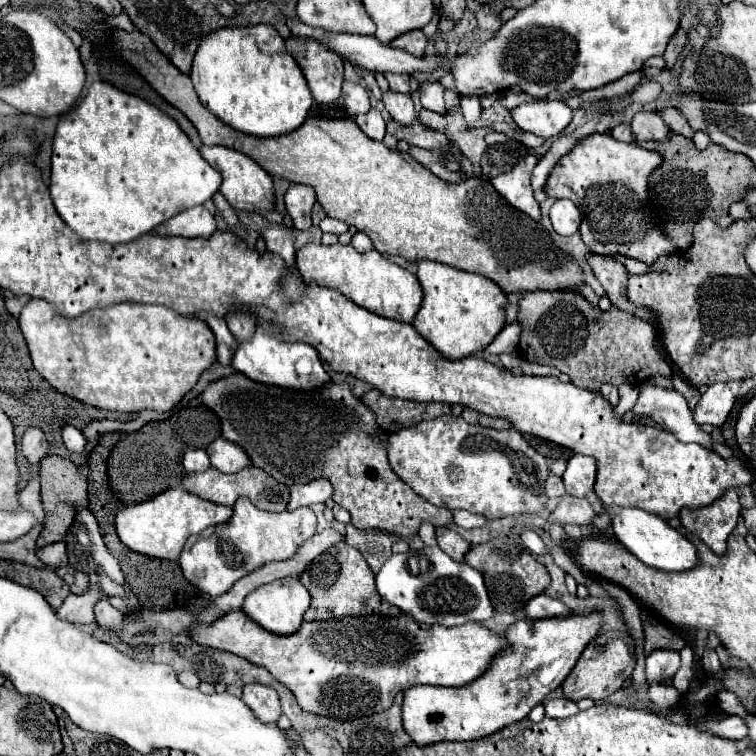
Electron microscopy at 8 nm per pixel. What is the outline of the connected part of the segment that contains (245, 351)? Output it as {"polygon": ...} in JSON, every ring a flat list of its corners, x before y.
{"polygon":[[259,325,251,341,239,343,233,355,233,367,253,381,275,385,275,387,285,387,285,389,313,391,313,389,323,389,331,381,329,373,321,365,317,351,311,345,281,341,281,335,277,327,273,325]]}

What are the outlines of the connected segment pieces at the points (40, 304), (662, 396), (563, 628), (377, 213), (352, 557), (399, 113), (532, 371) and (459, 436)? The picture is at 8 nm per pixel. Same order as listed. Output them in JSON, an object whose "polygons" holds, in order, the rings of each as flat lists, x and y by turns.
{"polygons":[[[31,299,19,315,19,327,27,341,35,369,57,391,105,411,169,411,195,387,201,373,217,359,217,345,209,325,201,319,183,317,163,305,119,303,83,313,75,319,67,319,61,317,51,303,43,299]],[[647,379,641,385,641,393,633,411,635,415,651,417,663,429,675,433,681,441,711,447,711,435,699,429,699,425,691,417,691,409,685,397,675,389,657,387,651,379]],[[571,613,569,617,549,617,549,619,523,619,513,623,503,635,509,643,509,651,501,651,497,659,489,665,489,671,475,679,467,687,411,687,405,691,403,701,403,727,411,735,411,741,417,745,431,745,439,741,475,741,483,739,511,723,523,721,529,711,539,705,555,687,559,687,565,677,575,667,581,651,587,643,599,633,603,615,593,613]],[[113,29,111,35,111,47,119,53,119,57,125,57,125,63,129,63,165,101,169,101,173,107,177,107,189,121,197,127,201,141,205,145,223,145,235,151,245,153,253,161,257,161,269,175,287,179,289,183,303,183,315,189,317,201,327,213,327,217,339,219,347,225,357,227,357,231,363,231,371,237,373,247,379,253,399,255,407,261,441,261,445,265,451,265,455,269,463,269,467,273,479,273,483,277,489,277,495,281,505,293,515,291,537,291,537,289,577,289,583,283,583,273,577,267,575,259,569,253,563,253,547,235,545,227,525,213,511,207,489,181,483,181,479,177,469,177,461,183,447,183,439,177,435,177,429,169,425,169,421,163,417,163,411,155,395,149,385,147,379,141,373,141,363,135,363,131,353,123,353,119,327,119,327,117,309,117,305,119,303,127,293,131,293,135,277,135,277,139,257,139,253,135,241,135,241,131,233,131,227,123,221,123,199,99,193,91,191,79,187,75,181,75,161,51,157,51,155,43,141,31,123,31]],[[345,541,333,545,329,551,321,553,313,563,303,571,301,583,311,593,311,607,305,611,305,621,323,621,345,615,385,615,397,617,401,611,383,601,375,589,375,577,369,569,365,557]],[[387,91,383,93,383,105,389,115,401,125,409,125,415,121,415,109,409,95,397,95,395,91]],[[523,361,521,363,521,371,525,375,559,375,561,373,561,371,557,371,557,367,539,365,539,363,531,363,531,361]],[[443,415,419,423,417,427,409,427,405,431,395,431,393,435,389,435,387,455,393,471,417,495,449,511,465,509,479,515,491,515,487,519,493,521,517,513,539,513,547,505,545,481,549,477,549,461,543,455,539,455,515,429,495,431,481,425,469,425,461,417]]]}

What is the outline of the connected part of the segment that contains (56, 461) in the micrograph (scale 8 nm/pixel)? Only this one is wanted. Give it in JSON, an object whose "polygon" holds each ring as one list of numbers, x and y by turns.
{"polygon":[[57,455,43,457,39,463,39,471,41,471,41,501,45,509,45,523,37,539,37,547,45,547,63,541,69,525,73,523,77,507,87,505,87,479,79,473,79,469,69,459]]}

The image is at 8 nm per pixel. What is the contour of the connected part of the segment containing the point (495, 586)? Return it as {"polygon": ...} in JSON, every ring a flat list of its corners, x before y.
{"polygon":[[511,537,491,539,487,543,471,545,469,553,465,555,465,561,483,573,491,603,493,603,495,611,499,611,499,613,503,613,503,611,513,613,515,609,523,609,523,605,531,597,543,593,551,583,547,569,519,541,515,541]]}

